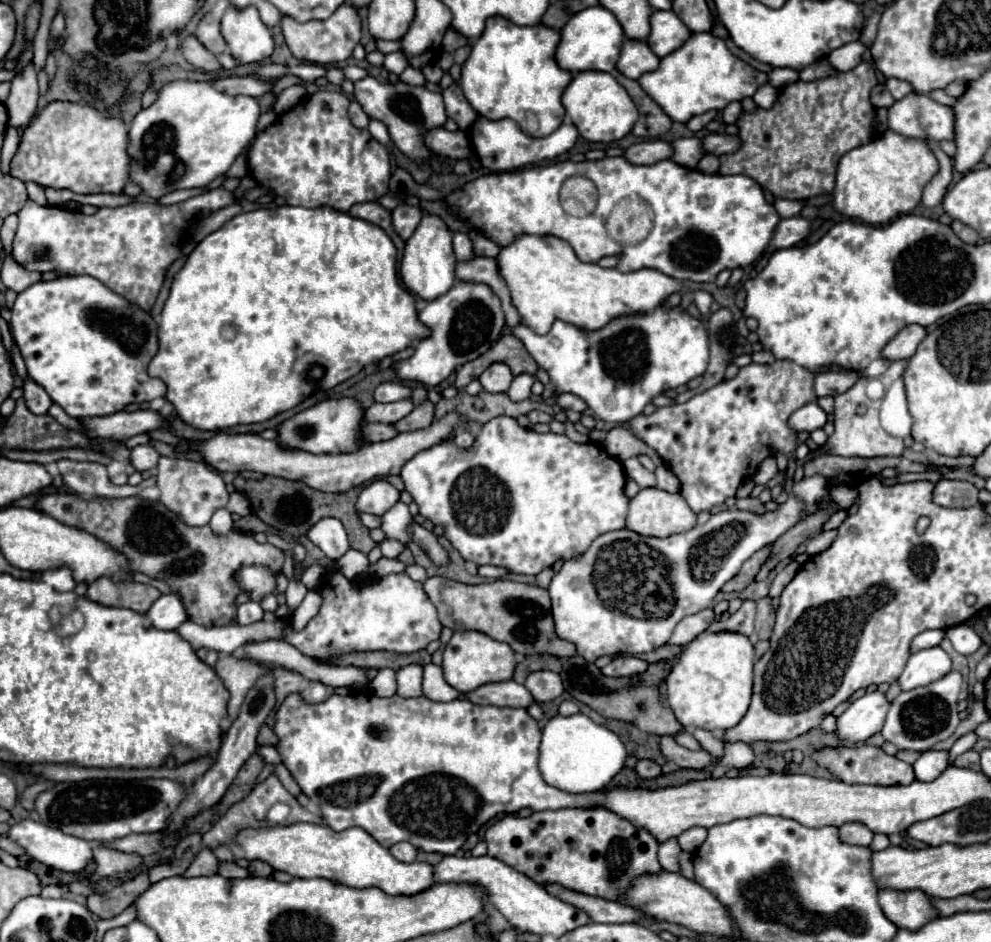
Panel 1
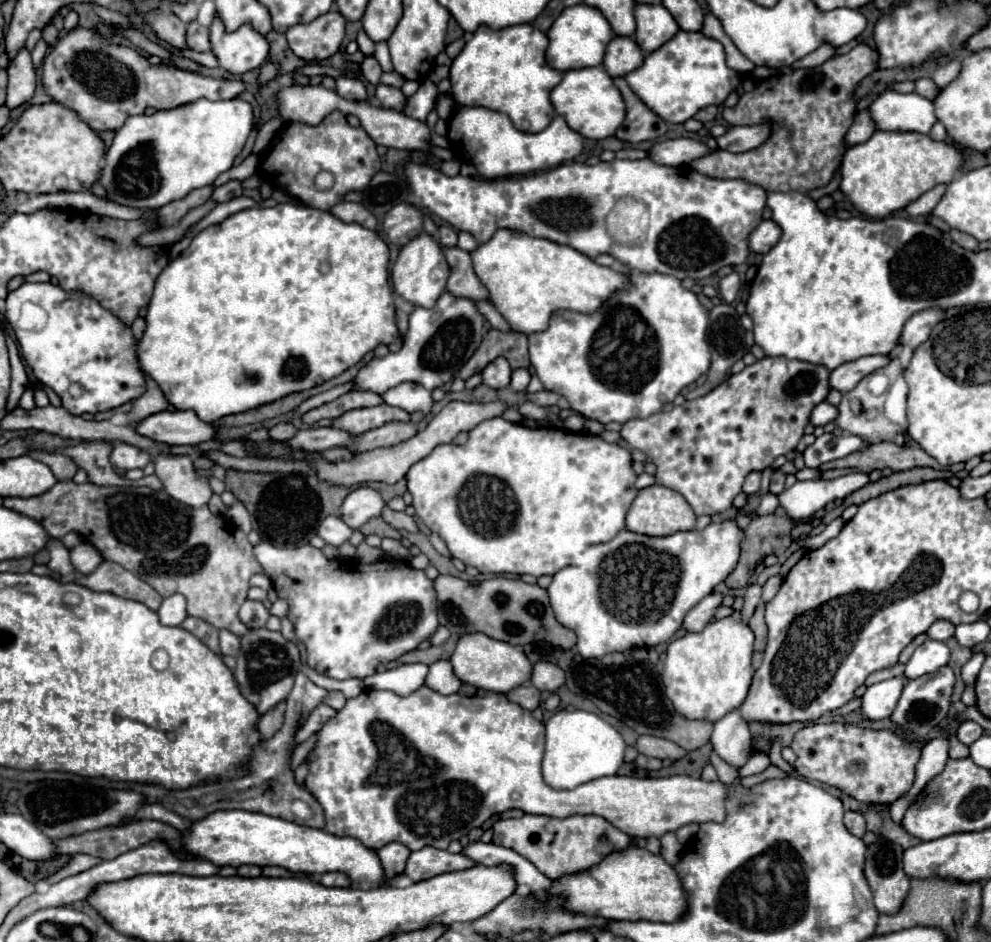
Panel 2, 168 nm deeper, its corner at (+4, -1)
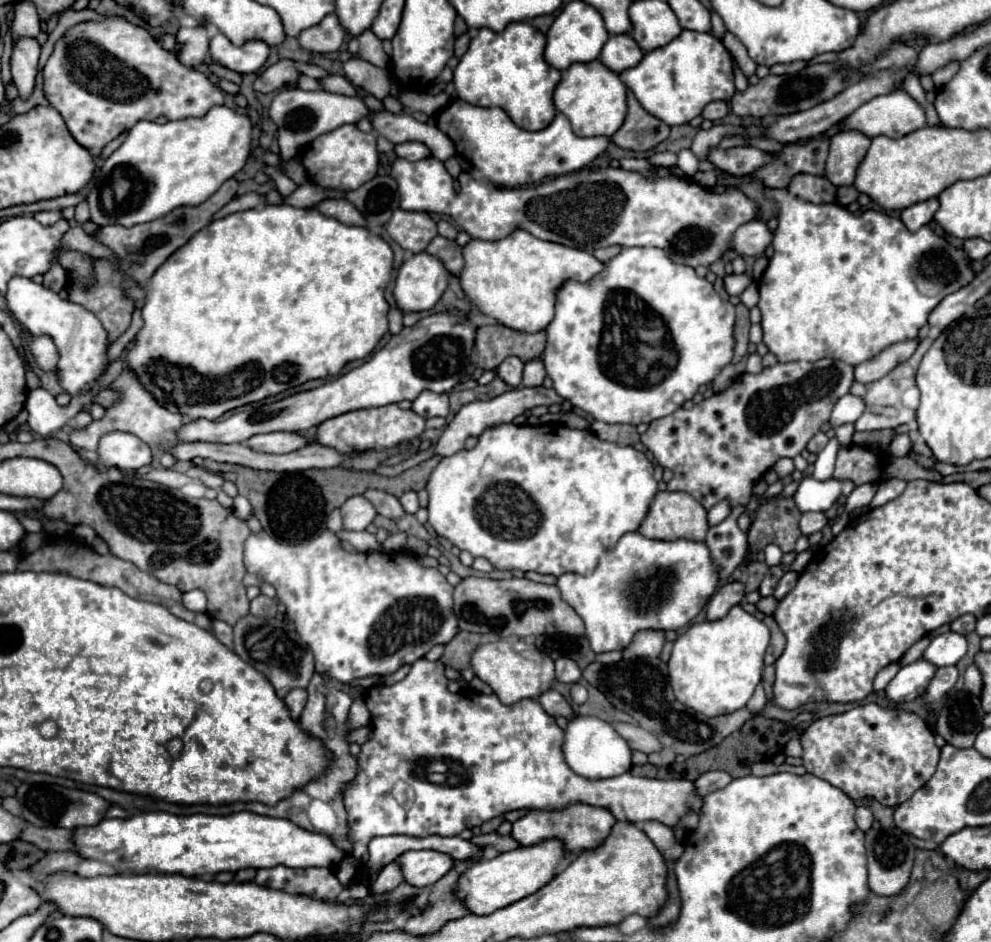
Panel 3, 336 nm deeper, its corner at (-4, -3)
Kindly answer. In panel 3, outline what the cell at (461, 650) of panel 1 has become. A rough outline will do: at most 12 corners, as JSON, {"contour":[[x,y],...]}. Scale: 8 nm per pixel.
{"contour":[[516,640],[480,644],[472,668],[502,704],[536,700],[552,658]]}

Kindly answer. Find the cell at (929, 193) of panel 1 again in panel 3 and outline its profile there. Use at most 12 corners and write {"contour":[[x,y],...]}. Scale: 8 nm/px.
{"contour":[[936,198],[918,202],[900,212],[900,220],[916,232],[934,218]]}

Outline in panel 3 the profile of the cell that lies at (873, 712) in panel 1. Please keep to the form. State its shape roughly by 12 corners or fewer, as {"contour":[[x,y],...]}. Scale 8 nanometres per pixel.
{"contour":[[920,658],[890,680],[892,704],[924,694],[936,666]]}

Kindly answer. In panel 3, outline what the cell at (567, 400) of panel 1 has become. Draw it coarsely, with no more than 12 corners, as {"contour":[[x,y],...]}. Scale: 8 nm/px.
{"contour":[[514,388],[458,410],[436,442],[452,456],[468,436],[534,406],[562,404],[554,388]]}

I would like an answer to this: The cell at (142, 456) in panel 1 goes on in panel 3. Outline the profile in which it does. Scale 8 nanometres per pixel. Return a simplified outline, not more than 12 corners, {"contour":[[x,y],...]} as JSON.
{"contour":[[108,432],[98,442],[98,462],[138,470],[152,450],[130,432]]}

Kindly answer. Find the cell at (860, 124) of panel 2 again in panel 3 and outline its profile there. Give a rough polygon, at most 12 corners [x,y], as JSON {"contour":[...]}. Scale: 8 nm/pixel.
{"contour":[[860,132],[830,138],[824,166],[834,186],[850,186],[870,148]]}

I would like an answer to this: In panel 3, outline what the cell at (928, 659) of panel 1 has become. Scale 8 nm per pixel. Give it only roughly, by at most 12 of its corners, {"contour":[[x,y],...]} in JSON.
{"contour":[[944,632],[930,642],[924,658],[940,666],[966,654],[964,634]]}

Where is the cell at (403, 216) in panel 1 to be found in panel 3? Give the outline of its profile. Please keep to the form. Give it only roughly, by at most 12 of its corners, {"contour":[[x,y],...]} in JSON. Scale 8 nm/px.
{"contour":[[394,210],[392,240],[414,254],[438,234],[426,212]]}

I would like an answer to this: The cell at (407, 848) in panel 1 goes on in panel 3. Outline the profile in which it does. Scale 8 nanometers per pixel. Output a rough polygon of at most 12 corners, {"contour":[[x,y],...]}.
{"contour":[[396,862],[378,874],[370,884],[372,894],[394,890],[402,882]]}

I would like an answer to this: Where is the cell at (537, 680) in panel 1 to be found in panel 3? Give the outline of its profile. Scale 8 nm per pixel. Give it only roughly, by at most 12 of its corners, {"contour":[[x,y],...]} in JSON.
{"contour":[[566,656],[556,660],[556,680],[574,684],[582,672]]}

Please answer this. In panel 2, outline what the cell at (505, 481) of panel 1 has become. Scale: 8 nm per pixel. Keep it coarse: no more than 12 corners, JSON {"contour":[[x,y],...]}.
{"contour":[[502,416],[410,466],[482,574],[556,574],[624,528],[630,450]]}

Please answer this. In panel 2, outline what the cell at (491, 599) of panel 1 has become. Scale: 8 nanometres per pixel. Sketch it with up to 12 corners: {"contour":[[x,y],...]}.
{"contour":[[434,580],[438,620],[512,646],[576,646],[538,584]]}

